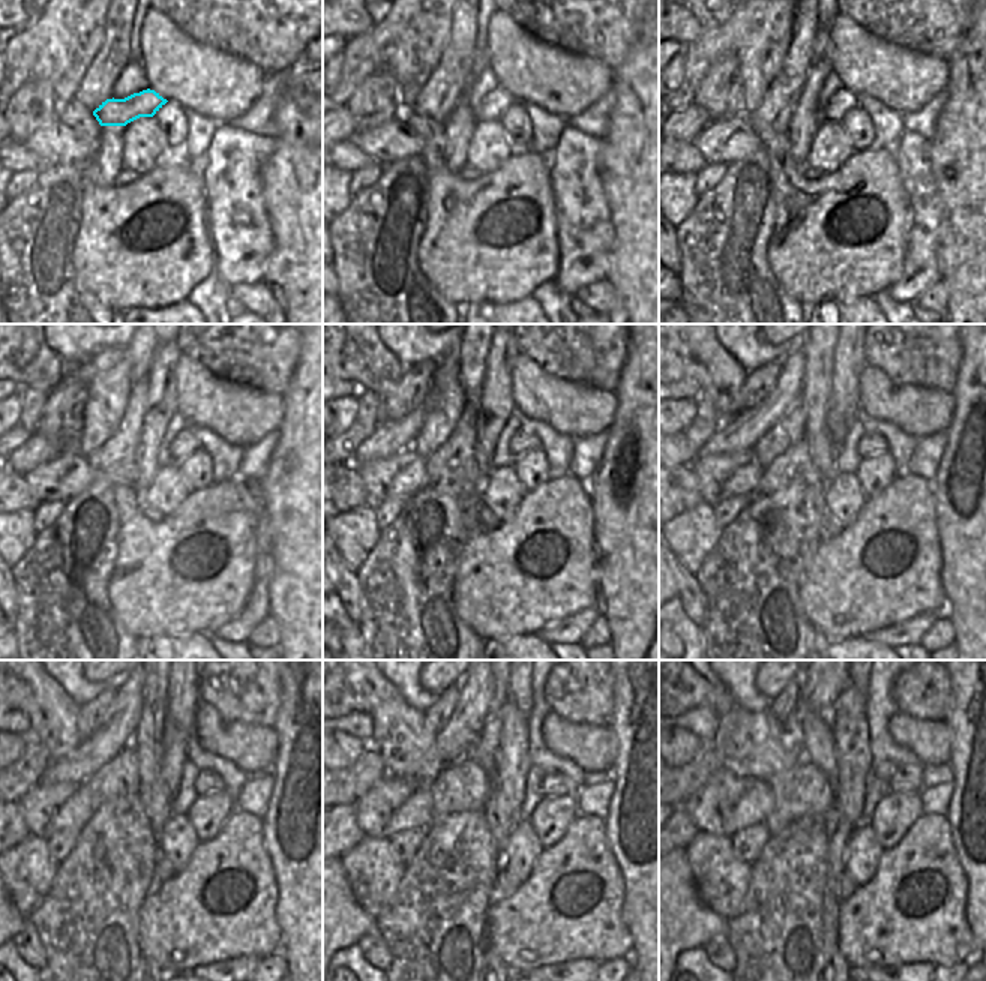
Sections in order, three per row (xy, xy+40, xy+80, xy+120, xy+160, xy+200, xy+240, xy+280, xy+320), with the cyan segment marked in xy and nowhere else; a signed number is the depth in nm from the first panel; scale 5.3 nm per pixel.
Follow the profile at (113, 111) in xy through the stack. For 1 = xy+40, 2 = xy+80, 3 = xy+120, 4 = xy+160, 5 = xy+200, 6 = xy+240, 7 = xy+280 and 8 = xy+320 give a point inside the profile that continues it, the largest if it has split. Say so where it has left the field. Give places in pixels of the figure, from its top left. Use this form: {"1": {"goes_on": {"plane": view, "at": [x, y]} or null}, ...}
{"1": {"goes_on": {"plane": "xy+40", "at": [497, 101]}}, "2": {"goes_on": {"plane": "xy+80", "at": [842, 101]}}, "3": {"goes_on": {"plane": "xy+120", "at": [183, 444]}}, "4": {"goes_on": {"plane": "xy+160", "at": [521, 444]}}, "5": {"goes_on": {"plane": "xy+200", "at": [869, 446]}}, "6": {"goes_on": {"plane": "xy+240", "at": [206, 782]}}, "7": {"goes_on": {"plane": "xy+280", "at": [551, 785]}}, "8": {"goes_on": {"plane": "xy+320", "at": [908, 779]}}}

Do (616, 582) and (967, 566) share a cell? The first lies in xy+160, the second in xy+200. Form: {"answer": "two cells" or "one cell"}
{"answer": "one cell"}

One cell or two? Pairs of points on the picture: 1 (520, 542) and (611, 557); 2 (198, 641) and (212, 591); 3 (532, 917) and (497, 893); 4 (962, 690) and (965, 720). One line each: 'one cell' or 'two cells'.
1: two cells
2: two cells
3: two cells
4: one cell

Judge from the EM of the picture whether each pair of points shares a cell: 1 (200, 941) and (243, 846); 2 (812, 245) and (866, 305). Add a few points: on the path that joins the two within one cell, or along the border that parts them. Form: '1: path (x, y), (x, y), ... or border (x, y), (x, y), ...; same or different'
1: path (200, 912), (195, 896), (216, 855); same
2: border (872, 296), (847, 302), (826, 299); different

